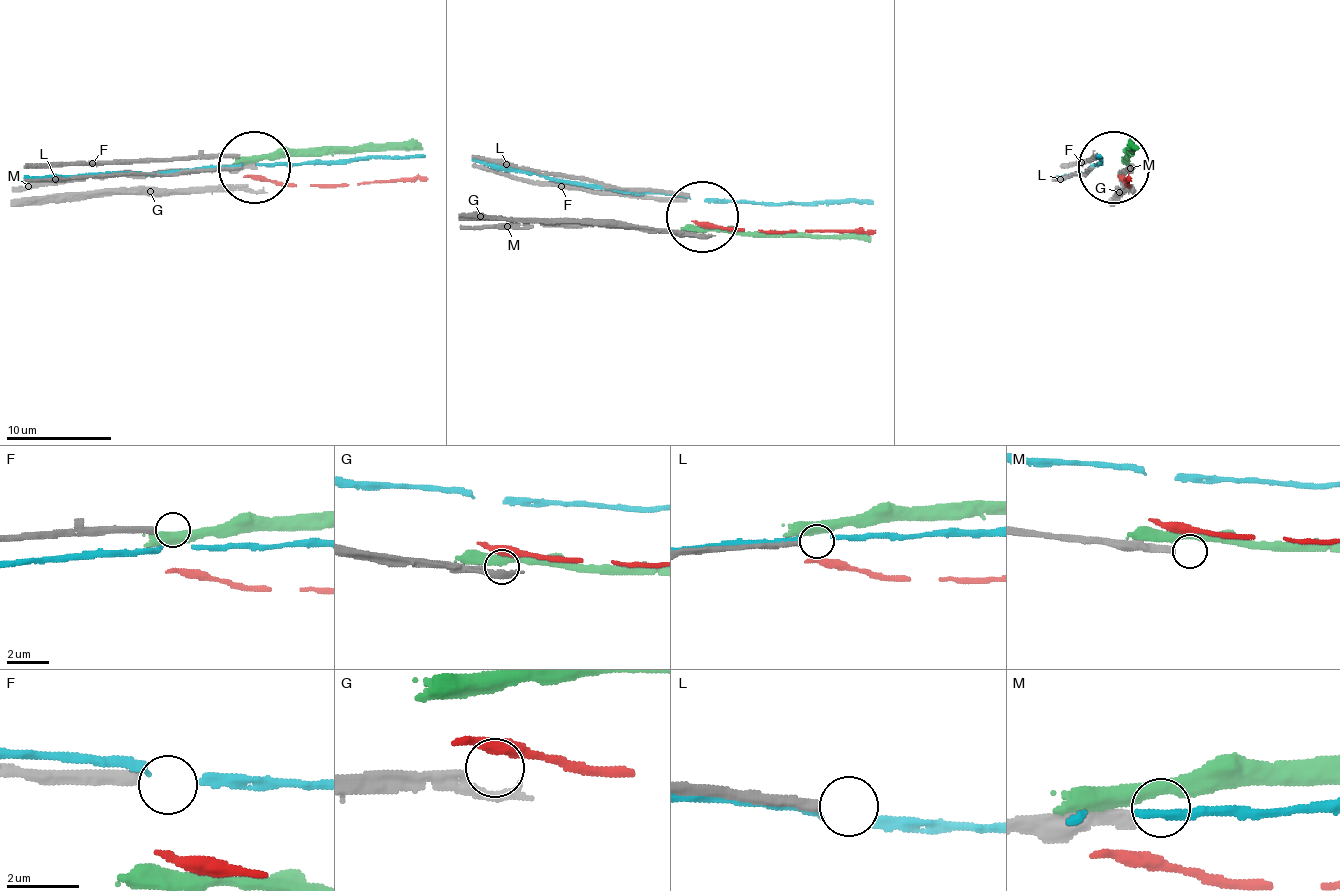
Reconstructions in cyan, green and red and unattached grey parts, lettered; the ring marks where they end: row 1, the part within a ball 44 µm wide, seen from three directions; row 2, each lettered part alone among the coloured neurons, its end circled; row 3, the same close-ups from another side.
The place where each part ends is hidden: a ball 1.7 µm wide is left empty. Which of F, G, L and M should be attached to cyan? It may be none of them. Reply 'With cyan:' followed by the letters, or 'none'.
With cyan: none

